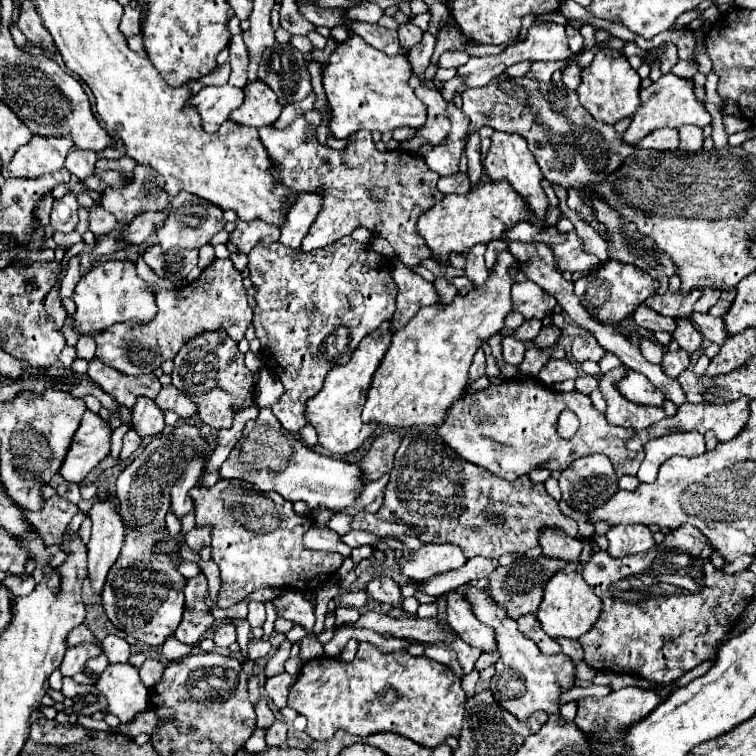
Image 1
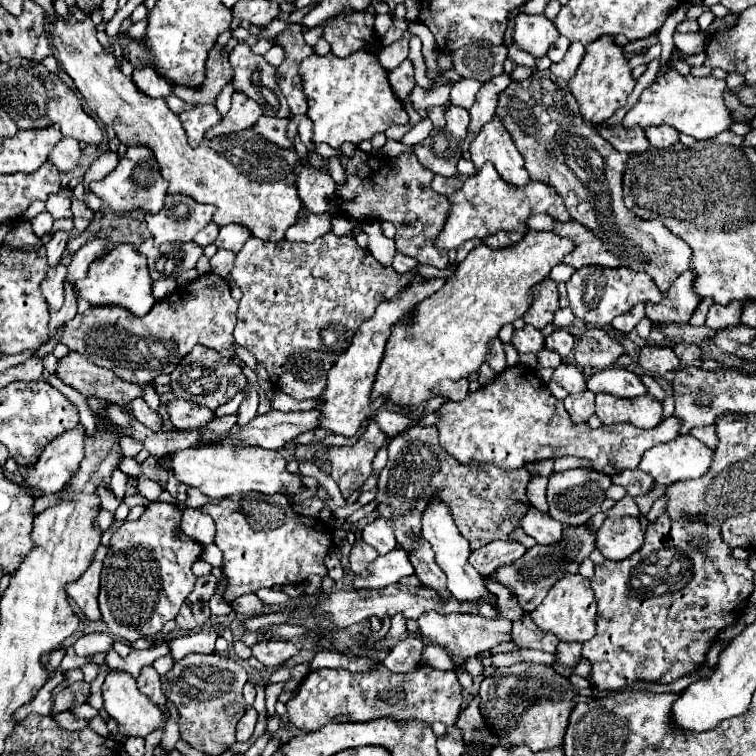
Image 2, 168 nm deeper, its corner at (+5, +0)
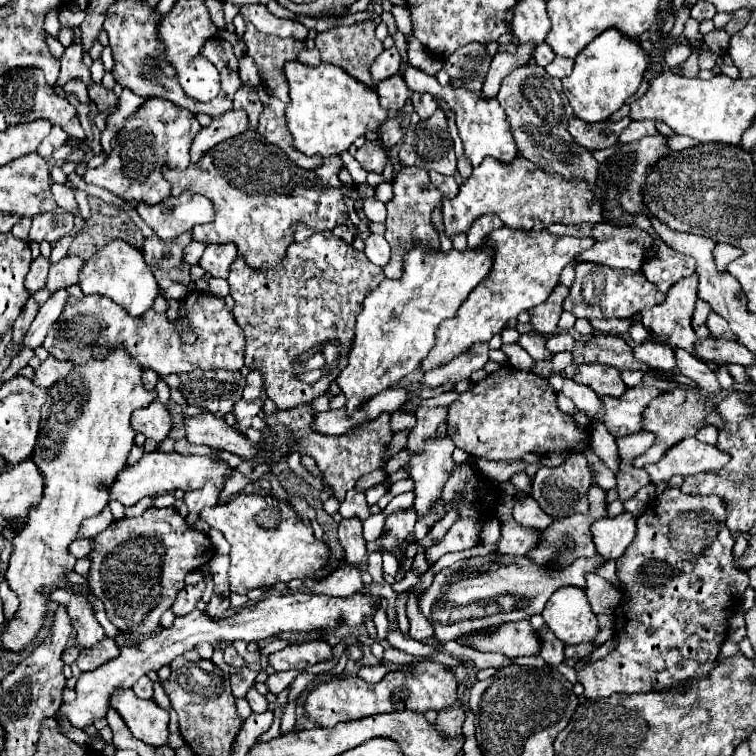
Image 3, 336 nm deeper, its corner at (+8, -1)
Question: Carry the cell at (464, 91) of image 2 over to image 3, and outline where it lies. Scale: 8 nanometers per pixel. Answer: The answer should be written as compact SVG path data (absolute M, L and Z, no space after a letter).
M424 93L424 95L412 95L412 105L414 105L414 111L420 115L420 119L428 119L432 117L432 113L438 109L436 101L432 101L432 95L430 93Z

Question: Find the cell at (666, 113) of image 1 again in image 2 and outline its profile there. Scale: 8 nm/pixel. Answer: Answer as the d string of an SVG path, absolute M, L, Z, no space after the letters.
M669 68L667 72L661 72L649 88L643 90L639 102L625 114L621 124L641 126L641 128L669 124L677 128L677 132L689 134L695 140L707 140L729 130L733 124L733 118L723 102L727 90L729 88L725 80L717 80L713 76L705 76L705 78L695 78L691 74L681 76L675 68Z

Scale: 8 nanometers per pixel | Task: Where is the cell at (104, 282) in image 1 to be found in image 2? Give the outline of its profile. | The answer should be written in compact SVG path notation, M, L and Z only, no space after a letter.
M117 244L105 256L93 260L87 276L77 282L79 296L85 298L91 306L101 306L101 304L123 306L135 316L145 316L153 308L155 298L153 298L151 286L153 286L153 280L147 272L145 256L141 256L133 244Z

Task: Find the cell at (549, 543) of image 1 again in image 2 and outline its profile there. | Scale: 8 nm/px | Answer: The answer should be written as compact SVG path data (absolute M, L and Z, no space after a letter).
M531 506L529 512L525 512L521 518L521 528L527 536L535 538L537 544L555 544L561 540L563 524L557 524L549 514Z

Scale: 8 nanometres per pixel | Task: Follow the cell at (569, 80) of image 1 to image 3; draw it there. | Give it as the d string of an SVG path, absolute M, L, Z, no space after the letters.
M556 57L556 59L546 67L546 71L548 71L548 75L562 79L562 77L568 77L568 75L572 73L572 65L574 65L574 59Z

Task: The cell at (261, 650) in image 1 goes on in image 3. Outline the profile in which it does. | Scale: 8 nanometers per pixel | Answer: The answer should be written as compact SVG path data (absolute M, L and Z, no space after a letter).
M310 641L300 645L288 645L286 649L268 655L268 665L274 667L274 671L302 671L304 667L316 665L318 661L326 659L332 659L332 645L328 645L326 641Z

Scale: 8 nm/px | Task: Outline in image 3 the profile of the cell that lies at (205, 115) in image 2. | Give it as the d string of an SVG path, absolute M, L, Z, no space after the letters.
M148 99L118 131L112 155L100 167L86 169L84 181L104 187L124 201L156 205L170 195L170 183L162 177L162 167L188 167L190 145L200 129L202 125L188 109L182 109L172 101Z

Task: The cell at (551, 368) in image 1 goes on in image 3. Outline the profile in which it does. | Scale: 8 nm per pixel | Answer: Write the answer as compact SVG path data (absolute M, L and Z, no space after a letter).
M564 377L562 393L566 397L570 397L580 411L584 411L586 415L590 415L592 423L594 421L602 421L602 403L600 403L600 397L590 387L578 385L574 379Z

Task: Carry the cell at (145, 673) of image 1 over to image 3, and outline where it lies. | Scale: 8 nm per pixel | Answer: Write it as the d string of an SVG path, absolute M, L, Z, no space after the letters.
M146 675L138 679L138 683L132 687L134 693L140 697L140 699L152 699L154 695L154 681L150 681Z

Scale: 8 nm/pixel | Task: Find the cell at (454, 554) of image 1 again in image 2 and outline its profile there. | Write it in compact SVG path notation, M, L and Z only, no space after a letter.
M393 550L385 556L377 556L371 564L369 564L369 574L361 576L357 574L353 578L353 588L355 590L377 590L377 588L385 588L389 584L399 582L401 576L409 576L413 574L413 566L409 564L407 552L405 550Z

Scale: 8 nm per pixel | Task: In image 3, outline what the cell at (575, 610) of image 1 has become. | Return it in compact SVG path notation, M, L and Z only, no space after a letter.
M558 589L542 611L546 625L564 645L592 643L598 633L596 615L588 603L584 589Z

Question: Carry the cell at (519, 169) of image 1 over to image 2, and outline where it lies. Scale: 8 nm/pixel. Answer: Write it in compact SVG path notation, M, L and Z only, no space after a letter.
M493 116L479 134L471 140L469 146L471 162L479 170L485 162L493 162L501 178L509 184L523 186L529 182L529 174L523 164L523 156L515 148L515 142L511 140L509 132L501 124L499 116Z

